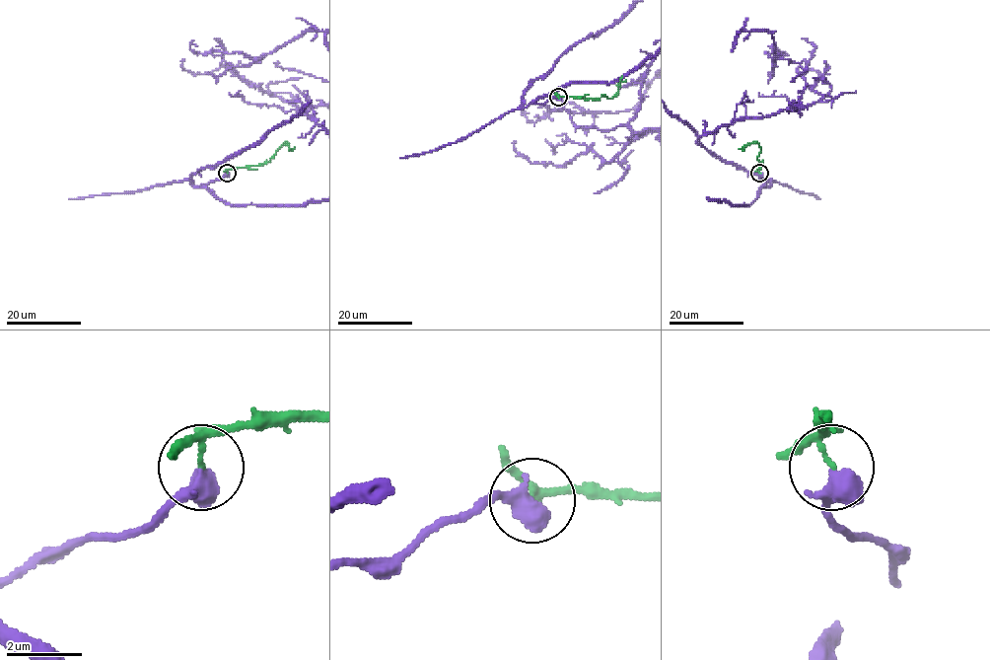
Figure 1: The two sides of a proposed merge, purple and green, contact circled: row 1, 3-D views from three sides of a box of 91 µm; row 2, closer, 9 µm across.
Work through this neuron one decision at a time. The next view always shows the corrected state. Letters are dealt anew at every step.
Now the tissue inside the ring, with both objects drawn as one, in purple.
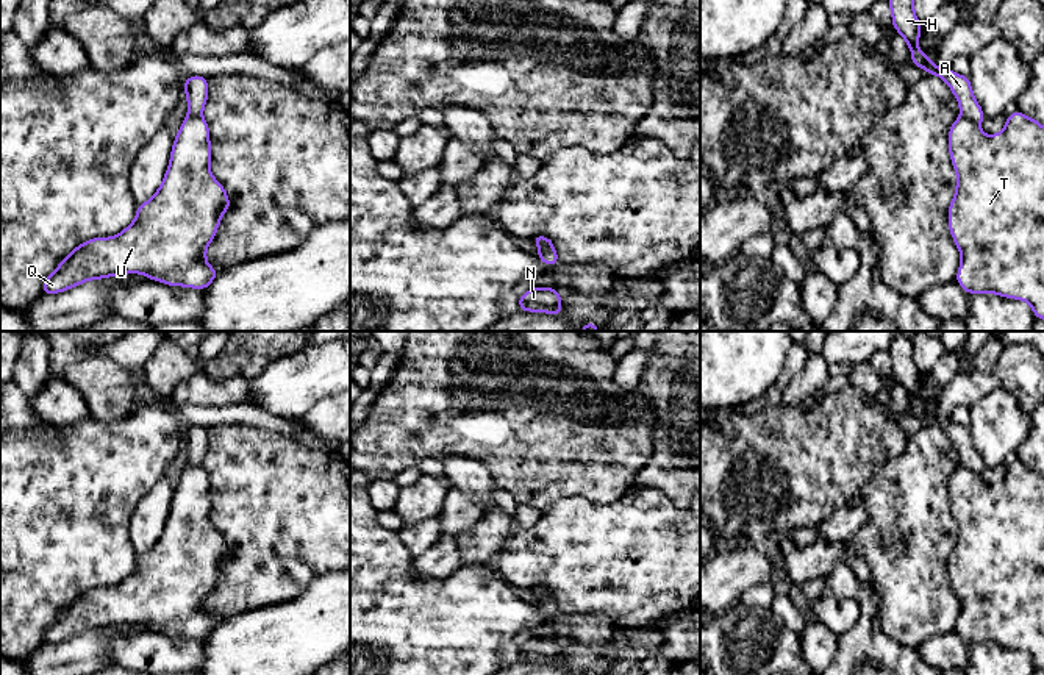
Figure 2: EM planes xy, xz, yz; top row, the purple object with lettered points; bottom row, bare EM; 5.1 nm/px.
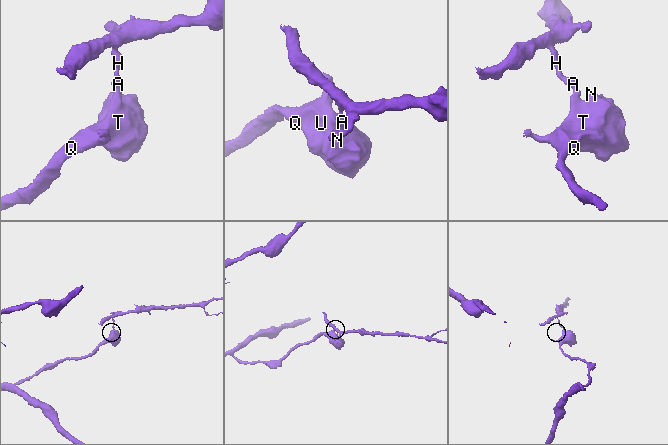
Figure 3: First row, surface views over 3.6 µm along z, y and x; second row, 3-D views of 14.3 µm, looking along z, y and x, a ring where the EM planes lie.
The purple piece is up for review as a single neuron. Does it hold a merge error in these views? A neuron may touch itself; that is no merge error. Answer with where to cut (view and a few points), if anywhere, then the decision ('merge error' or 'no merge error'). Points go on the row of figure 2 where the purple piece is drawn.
cut in yz along (961, 114), (977, 125); merge error

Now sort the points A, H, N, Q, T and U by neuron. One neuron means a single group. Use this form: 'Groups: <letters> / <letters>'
Groups: A H / N Q T U

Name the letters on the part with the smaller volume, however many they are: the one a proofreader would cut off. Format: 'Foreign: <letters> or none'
Foreign: A, H

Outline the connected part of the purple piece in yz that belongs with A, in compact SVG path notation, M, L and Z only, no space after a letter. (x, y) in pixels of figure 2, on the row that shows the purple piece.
M888 0L892 14L892 27L900 33L911 50L913 64L924 67L928 75L941 77L952 89L960 103L960 112L964 119L980 125L985 114L971 89L969 77L953 73L949 67L936 67L931 59L917 47L921 36L921 22L914 14L914 0Z

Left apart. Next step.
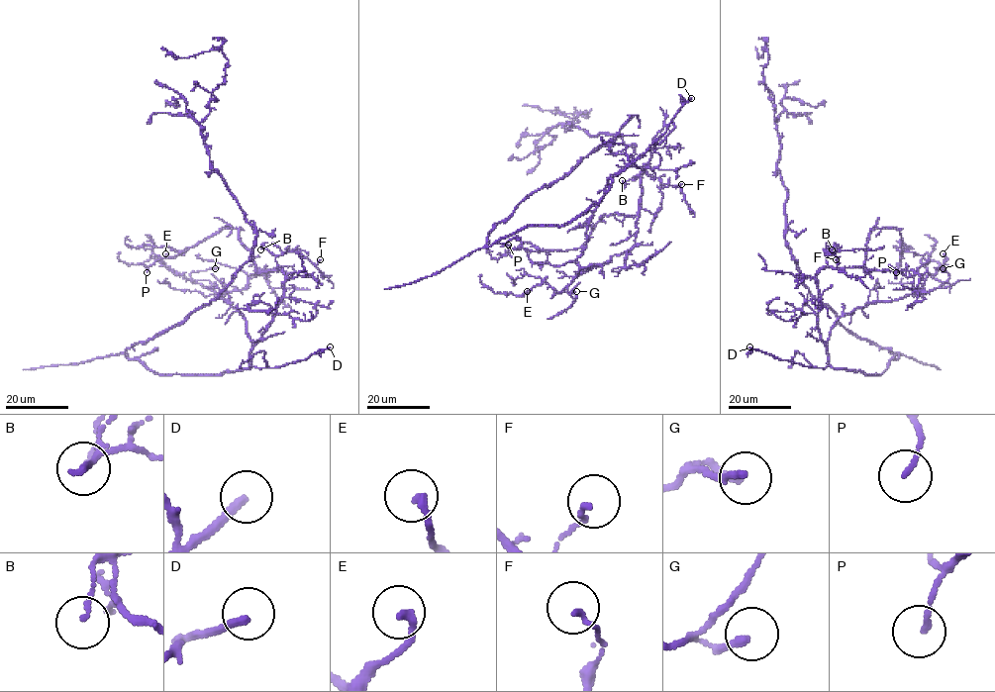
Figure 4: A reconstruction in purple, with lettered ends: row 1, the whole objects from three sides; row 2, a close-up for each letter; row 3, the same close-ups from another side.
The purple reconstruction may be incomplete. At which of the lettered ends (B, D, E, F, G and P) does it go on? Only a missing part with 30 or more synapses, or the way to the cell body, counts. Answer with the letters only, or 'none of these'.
D

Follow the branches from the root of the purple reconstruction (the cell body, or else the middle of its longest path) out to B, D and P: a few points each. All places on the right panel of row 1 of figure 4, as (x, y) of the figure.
B: (893, 358), (881, 374), (830, 364), (818, 325), (815, 275), (827, 264), (832, 249)
D: (893, 358), (881, 374), (864, 374), (829, 365), (805, 366), (749, 346)
P: (893, 358), (881, 374), (830, 364), (815, 275), (866, 272), (869, 233), (883, 228), (901, 234), (896, 272)

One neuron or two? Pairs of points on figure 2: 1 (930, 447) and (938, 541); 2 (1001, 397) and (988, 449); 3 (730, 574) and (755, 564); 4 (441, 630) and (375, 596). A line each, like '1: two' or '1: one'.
1: one
2: one
3: one
4: one

